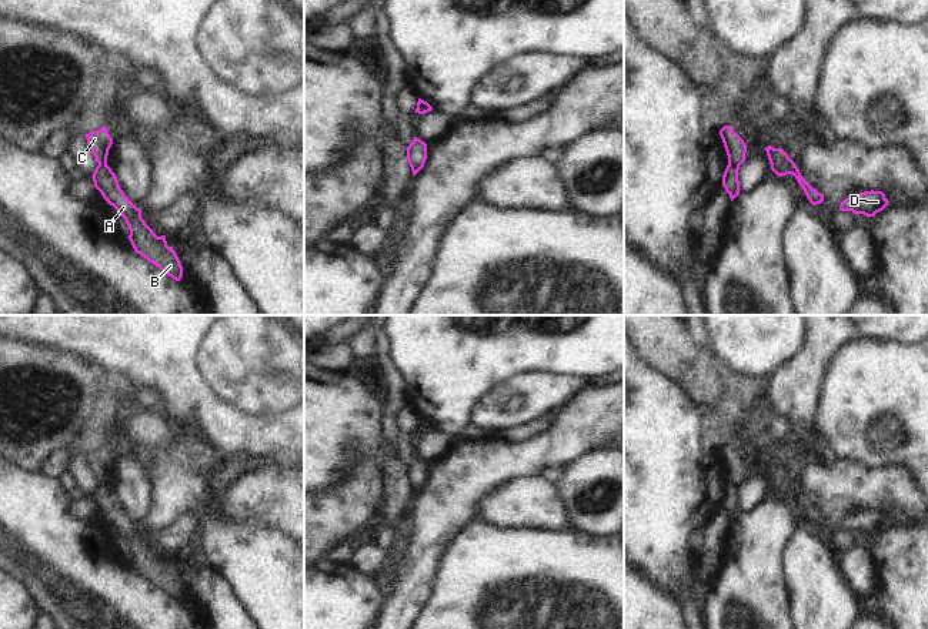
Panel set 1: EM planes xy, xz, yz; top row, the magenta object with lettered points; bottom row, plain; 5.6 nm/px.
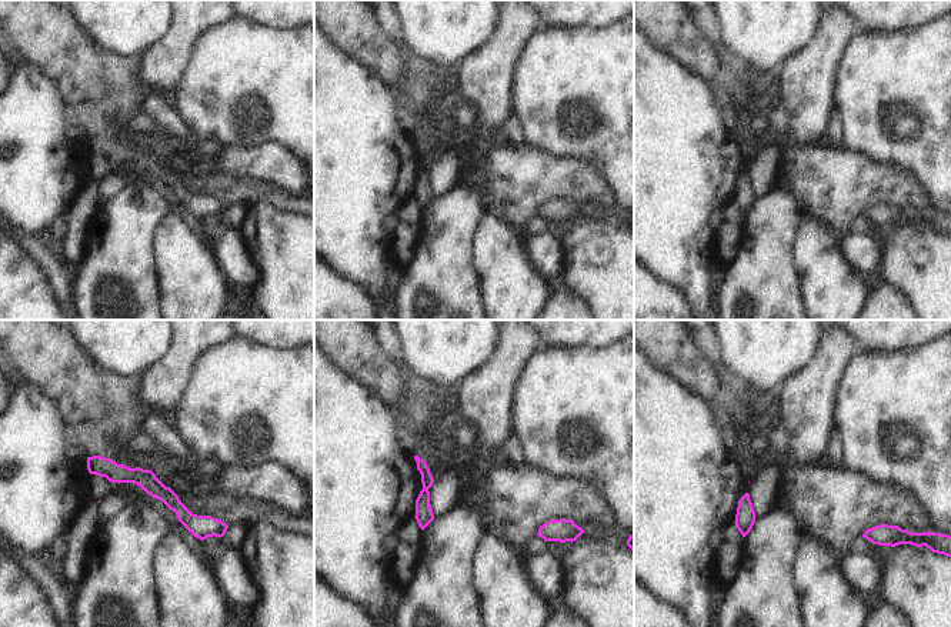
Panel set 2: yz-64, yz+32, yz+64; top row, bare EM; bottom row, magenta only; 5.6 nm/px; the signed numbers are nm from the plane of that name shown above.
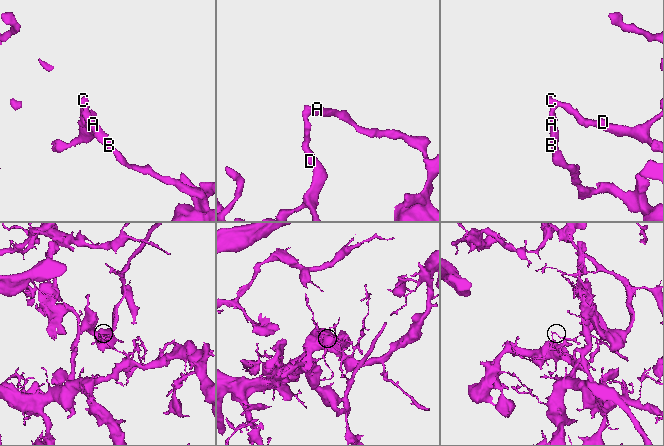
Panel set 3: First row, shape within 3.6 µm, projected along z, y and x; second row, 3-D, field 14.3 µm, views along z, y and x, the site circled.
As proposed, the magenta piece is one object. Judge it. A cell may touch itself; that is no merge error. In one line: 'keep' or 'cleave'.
cleave

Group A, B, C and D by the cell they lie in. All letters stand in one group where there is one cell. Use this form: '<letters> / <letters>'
A B / C D

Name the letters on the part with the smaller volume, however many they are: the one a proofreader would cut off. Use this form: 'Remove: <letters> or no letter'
Remove: C, D

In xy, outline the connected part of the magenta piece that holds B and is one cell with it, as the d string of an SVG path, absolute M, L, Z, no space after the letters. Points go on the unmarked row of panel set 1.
M99 484L91 496L94 506L101 512L107 523L113 525L126 539L130 549L128 559L134 571L173 599L180 600L183 586L176 571L167 565L166 555L157 556L146 543L141 538L141 529L124 515L111 488Z

